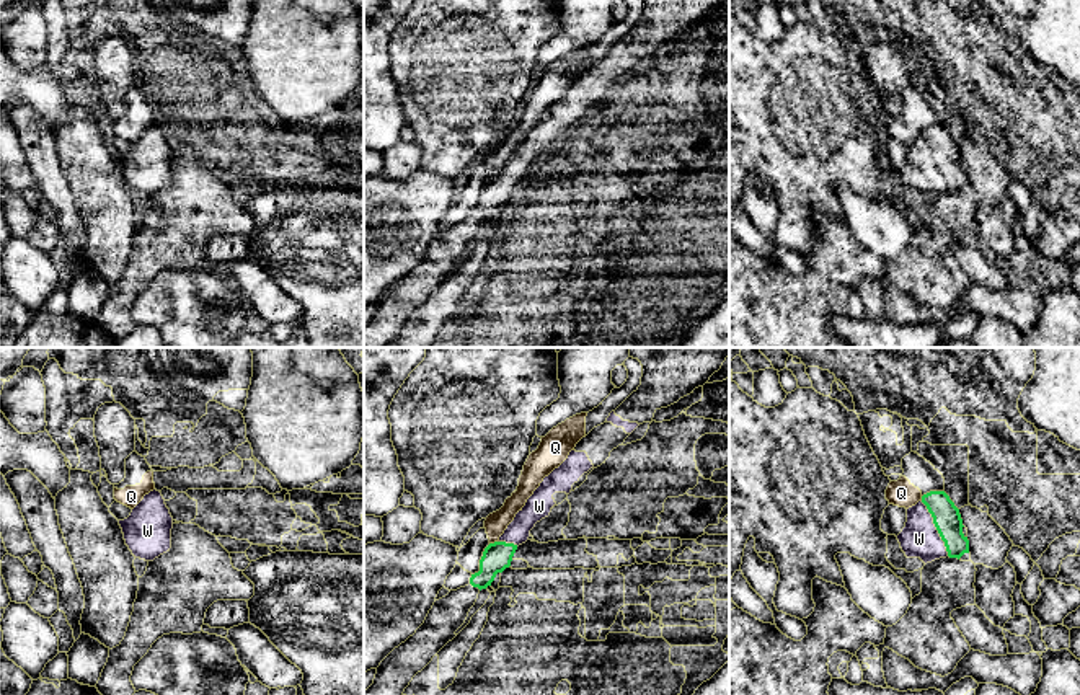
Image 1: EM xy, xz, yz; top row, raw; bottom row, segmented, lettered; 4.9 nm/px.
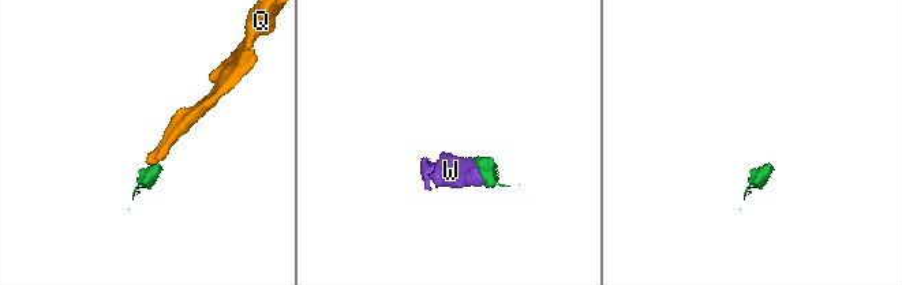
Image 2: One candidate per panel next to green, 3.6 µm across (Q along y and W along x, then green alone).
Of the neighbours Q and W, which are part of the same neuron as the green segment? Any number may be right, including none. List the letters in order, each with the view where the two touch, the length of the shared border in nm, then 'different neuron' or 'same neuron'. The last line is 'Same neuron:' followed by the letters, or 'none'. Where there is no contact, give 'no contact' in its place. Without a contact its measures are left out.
Q: contact in xz; length 40 nm; different neuron
W: contact in yz; length 300 nm; same neuron
Same neuron: W

